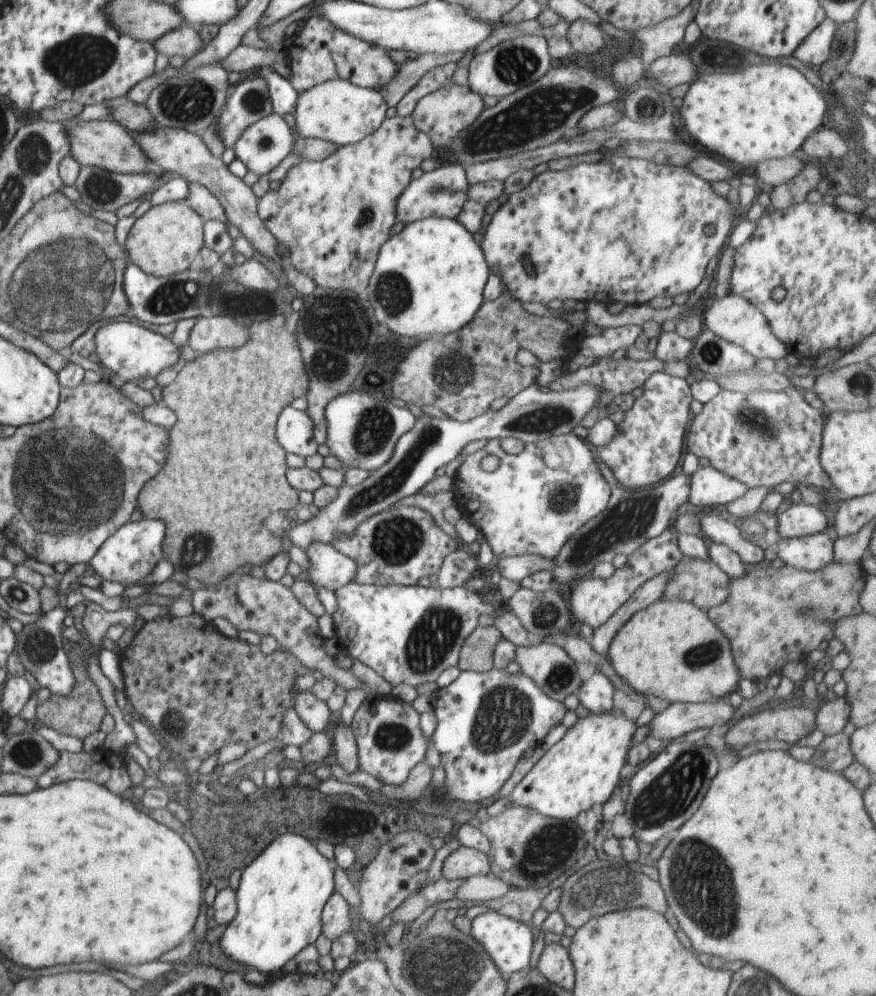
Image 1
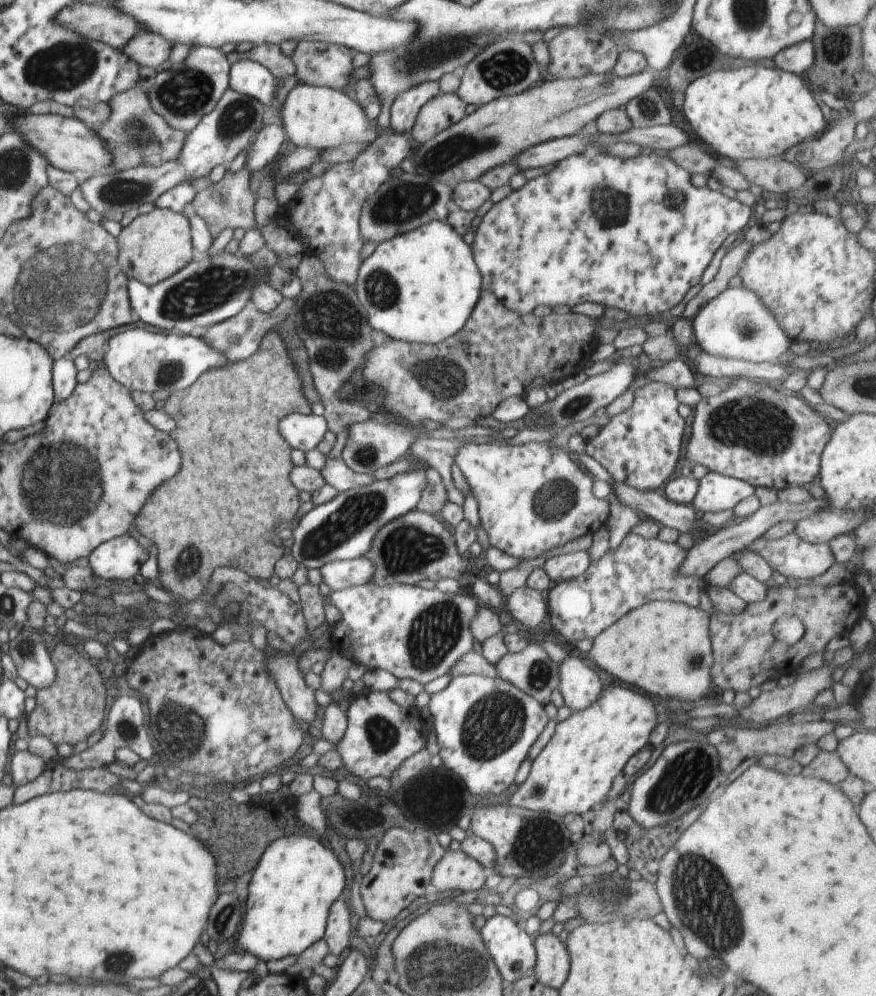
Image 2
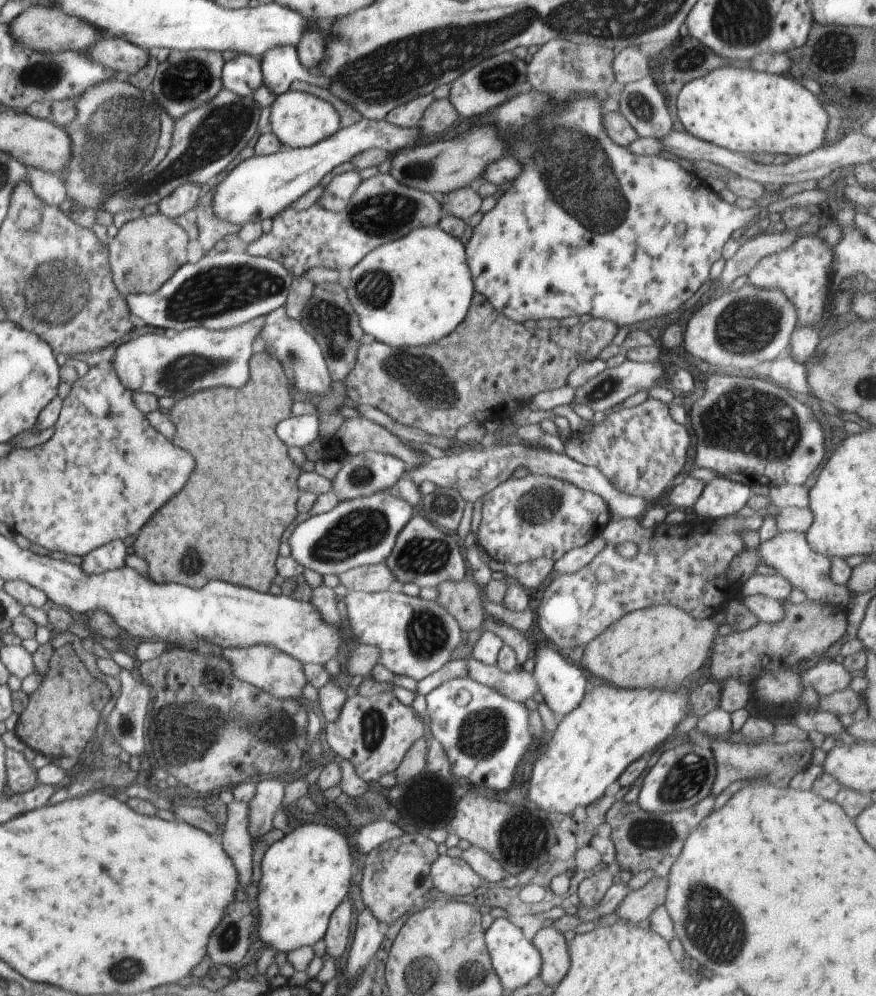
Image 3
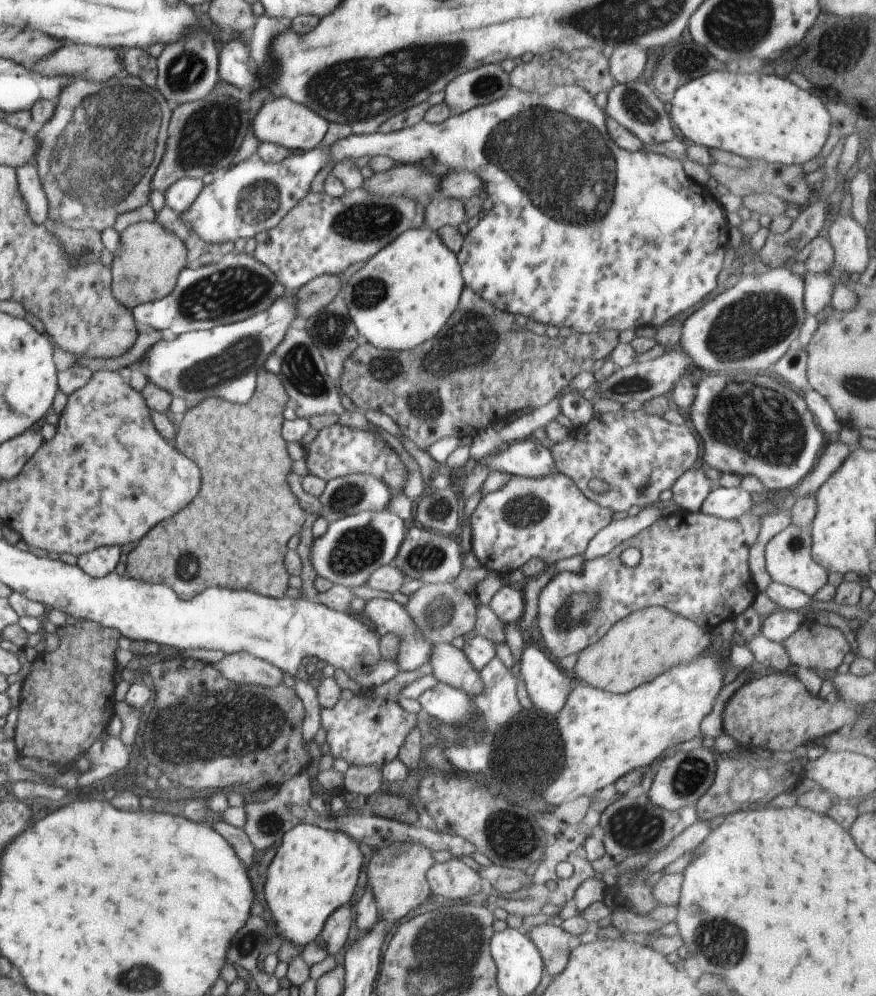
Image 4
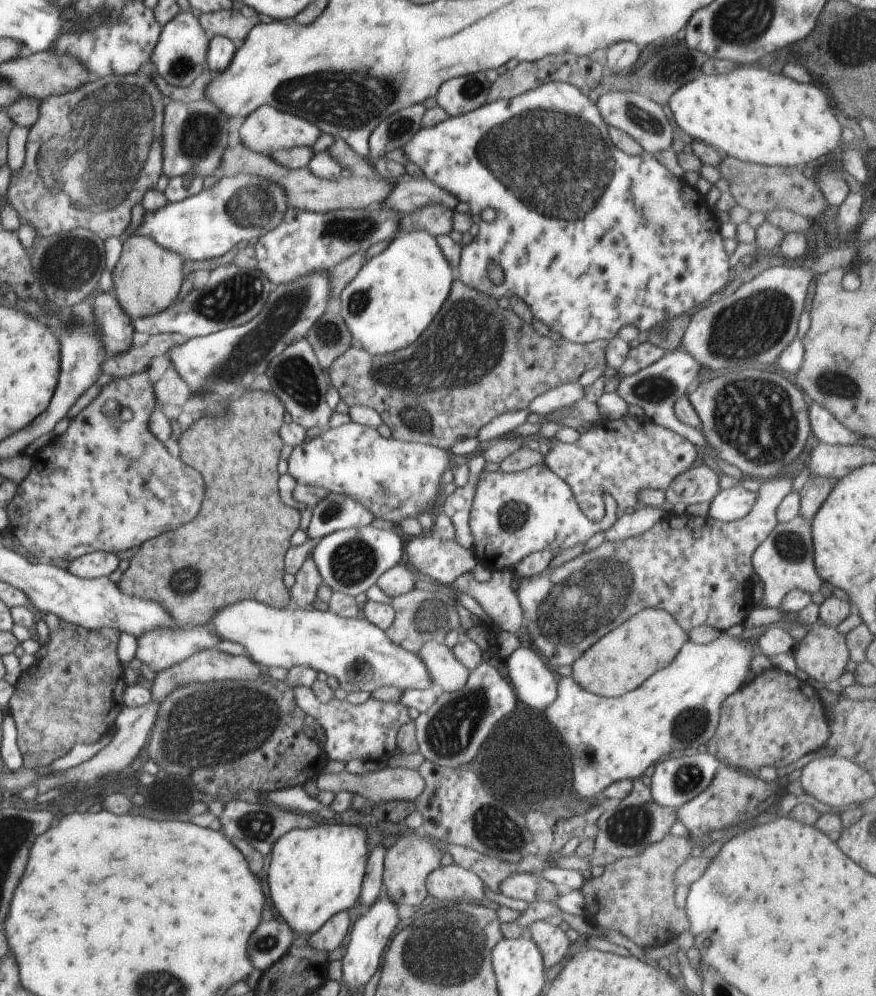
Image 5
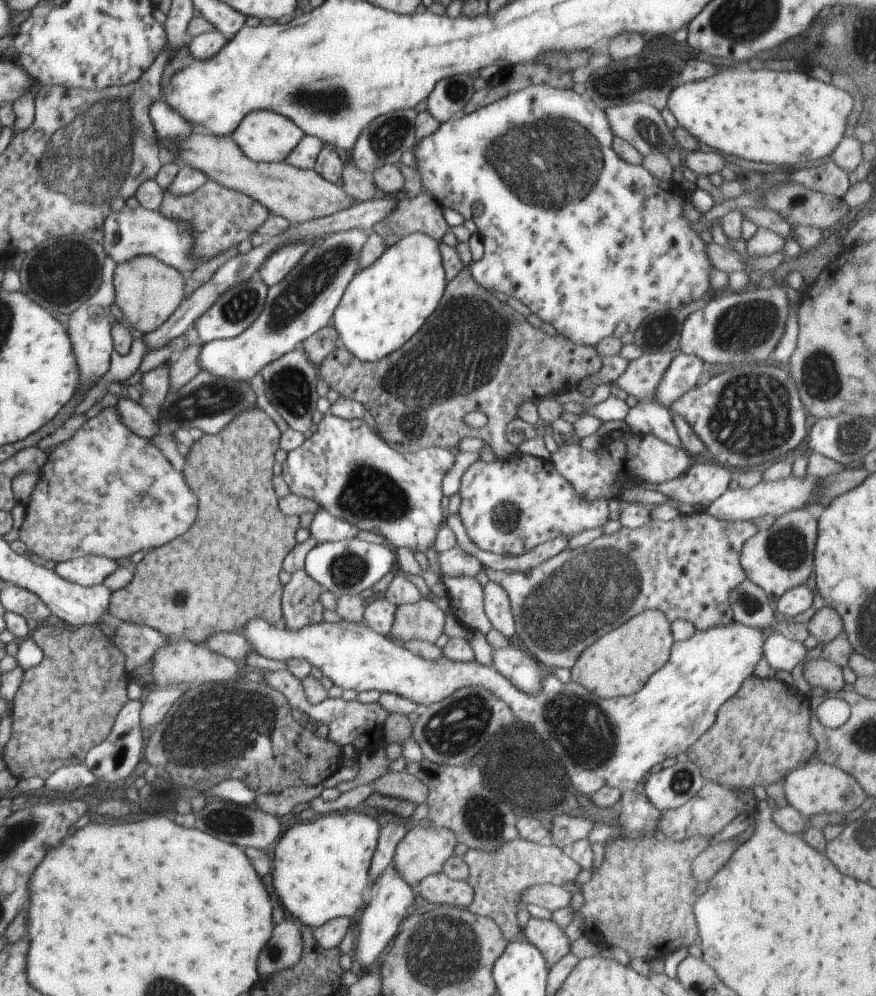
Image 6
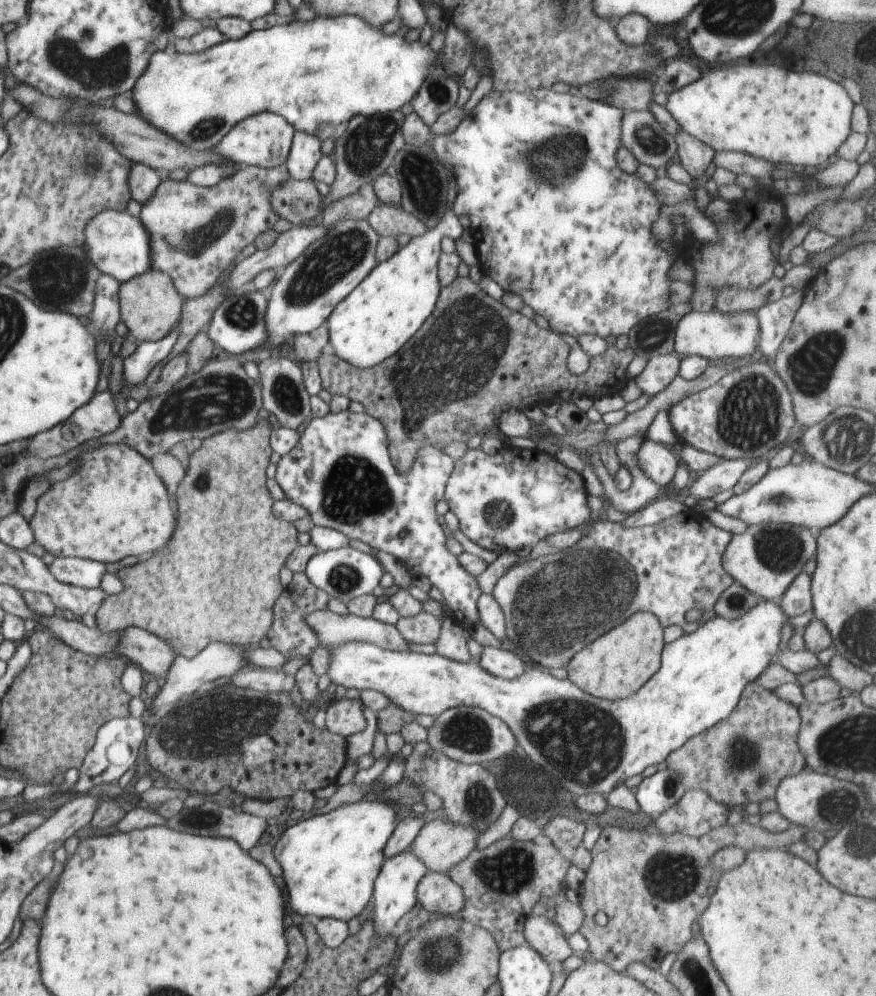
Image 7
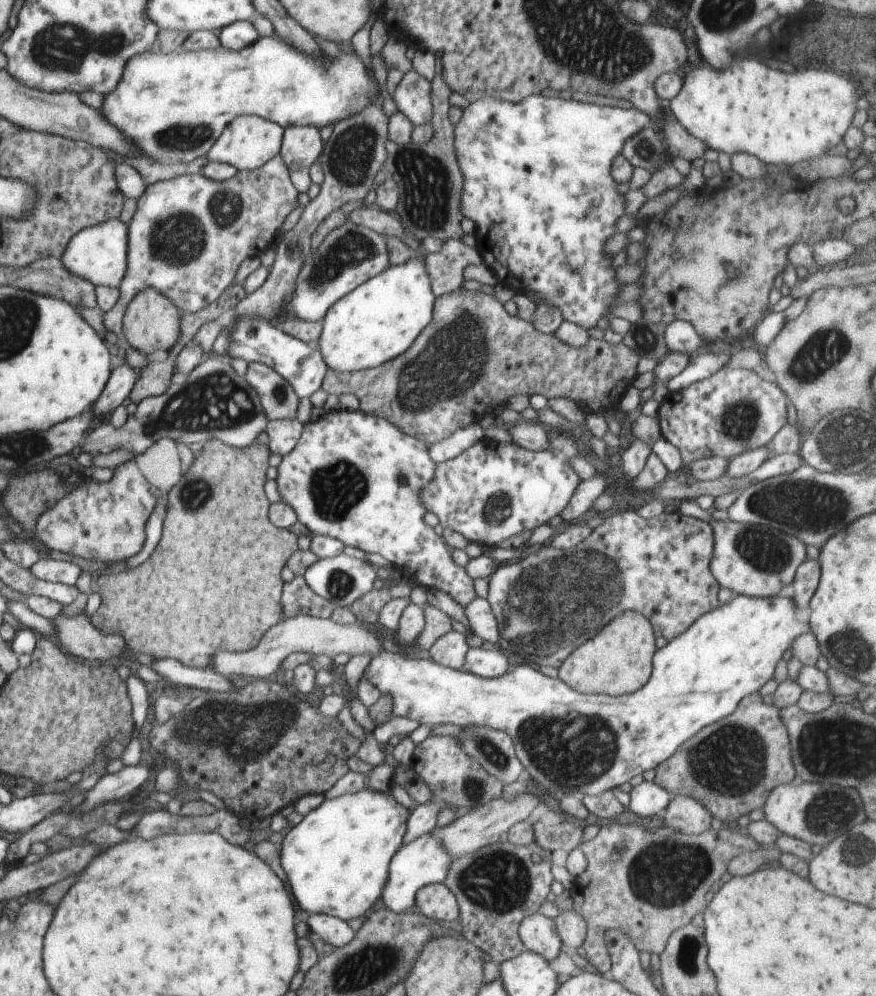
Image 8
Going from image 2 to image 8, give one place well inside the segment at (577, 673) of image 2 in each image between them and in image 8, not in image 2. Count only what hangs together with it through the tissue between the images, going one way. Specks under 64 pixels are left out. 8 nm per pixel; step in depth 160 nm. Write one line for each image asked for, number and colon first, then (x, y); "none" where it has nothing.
3: (562, 683)
4: (548, 687)
5: (533, 682)
6: (516, 666)
7: (502, 663)
8: (487, 664)

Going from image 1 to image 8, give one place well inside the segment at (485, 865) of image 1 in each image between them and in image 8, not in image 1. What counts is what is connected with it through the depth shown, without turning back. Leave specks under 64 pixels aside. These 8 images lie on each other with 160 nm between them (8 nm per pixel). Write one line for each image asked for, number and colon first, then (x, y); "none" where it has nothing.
2: (455, 871)
3: (453, 876)
4: (453, 880)
5: (452, 882)
6: (437, 888)
7: (437, 892)
8: (436, 901)

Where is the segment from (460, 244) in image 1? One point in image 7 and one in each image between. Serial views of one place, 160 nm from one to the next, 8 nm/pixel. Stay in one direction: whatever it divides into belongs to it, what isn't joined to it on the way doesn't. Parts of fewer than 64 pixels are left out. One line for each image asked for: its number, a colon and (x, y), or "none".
2: (420, 287)
3: (410, 293)
4: (401, 297)
5: (393, 299)
6: (389, 302)
7: (388, 307)

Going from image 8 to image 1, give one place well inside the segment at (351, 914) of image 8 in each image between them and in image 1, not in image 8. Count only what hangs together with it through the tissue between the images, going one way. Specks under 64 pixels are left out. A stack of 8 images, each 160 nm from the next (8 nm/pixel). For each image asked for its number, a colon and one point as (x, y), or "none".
1: (282, 893)
2: (297, 880)
3: (305, 876)
4: (315, 871)
5: (315, 873)
6: (320, 870)
7: (330, 862)

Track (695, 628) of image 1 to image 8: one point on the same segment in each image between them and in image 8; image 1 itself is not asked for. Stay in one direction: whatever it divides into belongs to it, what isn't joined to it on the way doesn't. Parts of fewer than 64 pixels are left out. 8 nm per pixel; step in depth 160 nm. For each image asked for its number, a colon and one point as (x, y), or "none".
2: (664, 648)
3: (662, 646)
4: (648, 642)
5: (621, 661)
6: (622, 661)
7: (616, 665)
8: (618, 660)

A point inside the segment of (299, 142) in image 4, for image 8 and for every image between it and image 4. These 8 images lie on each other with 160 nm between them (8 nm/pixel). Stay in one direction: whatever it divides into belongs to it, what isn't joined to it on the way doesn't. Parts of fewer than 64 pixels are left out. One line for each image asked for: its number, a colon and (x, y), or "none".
5: (266, 130)
6: (264, 136)
7: (263, 140)
8: (248, 141)

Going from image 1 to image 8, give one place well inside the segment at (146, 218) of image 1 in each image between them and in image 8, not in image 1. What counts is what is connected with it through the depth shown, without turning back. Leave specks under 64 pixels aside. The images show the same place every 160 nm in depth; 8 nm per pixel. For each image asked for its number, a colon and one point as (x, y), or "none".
2: (155, 246)
3: (149, 250)
4: (147, 263)
5: (147, 278)
6: (148, 292)
7: (150, 306)
8: (151, 322)

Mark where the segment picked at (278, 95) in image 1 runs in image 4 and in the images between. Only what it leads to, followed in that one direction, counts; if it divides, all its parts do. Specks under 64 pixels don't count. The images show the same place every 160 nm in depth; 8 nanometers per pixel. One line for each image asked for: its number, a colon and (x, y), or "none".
2: (248, 77)
3: (243, 75)
4: (234, 68)

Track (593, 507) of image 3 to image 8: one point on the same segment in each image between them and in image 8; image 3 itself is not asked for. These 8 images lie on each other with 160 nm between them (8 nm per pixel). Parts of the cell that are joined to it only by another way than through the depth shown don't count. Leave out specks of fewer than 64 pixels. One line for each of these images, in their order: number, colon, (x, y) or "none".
4: (549, 518)
5: (513, 515)
6: (509, 506)
7: (514, 498)
8: (491, 491)

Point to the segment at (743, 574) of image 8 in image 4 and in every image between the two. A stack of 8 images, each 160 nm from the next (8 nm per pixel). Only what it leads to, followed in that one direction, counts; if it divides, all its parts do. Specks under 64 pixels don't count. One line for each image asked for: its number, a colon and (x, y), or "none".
4: (789, 561)
5: (785, 561)
6: (781, 558)
7: (765, 559)

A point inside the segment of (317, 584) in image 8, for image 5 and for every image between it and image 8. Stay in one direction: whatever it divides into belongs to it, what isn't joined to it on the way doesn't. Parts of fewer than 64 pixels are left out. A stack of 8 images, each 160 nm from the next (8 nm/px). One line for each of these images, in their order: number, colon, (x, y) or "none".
5: (350, 561)
6: (351, 566)
7: (344, 573)

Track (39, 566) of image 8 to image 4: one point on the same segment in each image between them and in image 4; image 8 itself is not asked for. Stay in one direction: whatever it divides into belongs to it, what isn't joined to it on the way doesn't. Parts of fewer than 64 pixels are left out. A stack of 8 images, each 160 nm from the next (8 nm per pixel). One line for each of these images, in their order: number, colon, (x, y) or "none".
4: (99, 563)
5: (100, 564)
6: (90, 570)
7: (85, 573)

